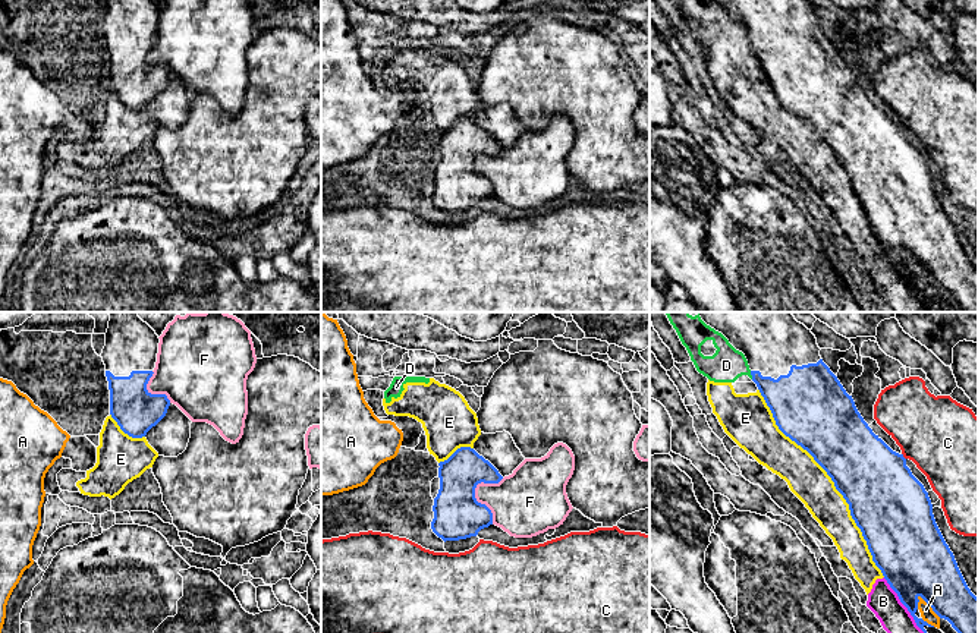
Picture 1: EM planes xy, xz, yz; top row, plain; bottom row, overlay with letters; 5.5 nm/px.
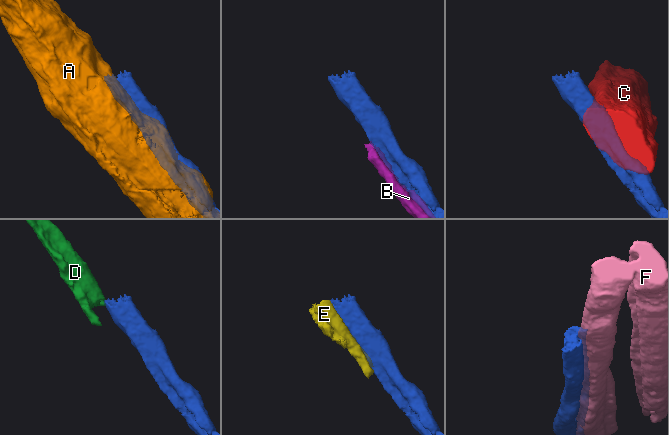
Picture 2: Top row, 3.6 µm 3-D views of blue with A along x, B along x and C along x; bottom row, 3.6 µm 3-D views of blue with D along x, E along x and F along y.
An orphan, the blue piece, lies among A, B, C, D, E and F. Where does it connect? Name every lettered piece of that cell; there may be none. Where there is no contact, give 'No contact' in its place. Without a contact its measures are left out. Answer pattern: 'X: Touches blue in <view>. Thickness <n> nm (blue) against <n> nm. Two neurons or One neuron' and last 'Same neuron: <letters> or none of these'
A: Touches blue in yz. Thickness 380 nm (blue) against 70 nm. Two neurons
B: Touches blue in yz. Thickness 380 nm (blue) against 170 nm. Two neurons
C: Touches blue in yz. Thickness 400 nm (blue) against 420 nm. Two neurons
D: Touches blue in yz. Thickness 260 nm (blue) against 190 nm. Two neurons
E: Touches blue in yz. Thickness 380 nm (blue) against 220 nm. Two neurons
F: Touches blue in xz. Thickness 260 nm (blue) against 300 nm. Two neurons
Same neuron: none of these

